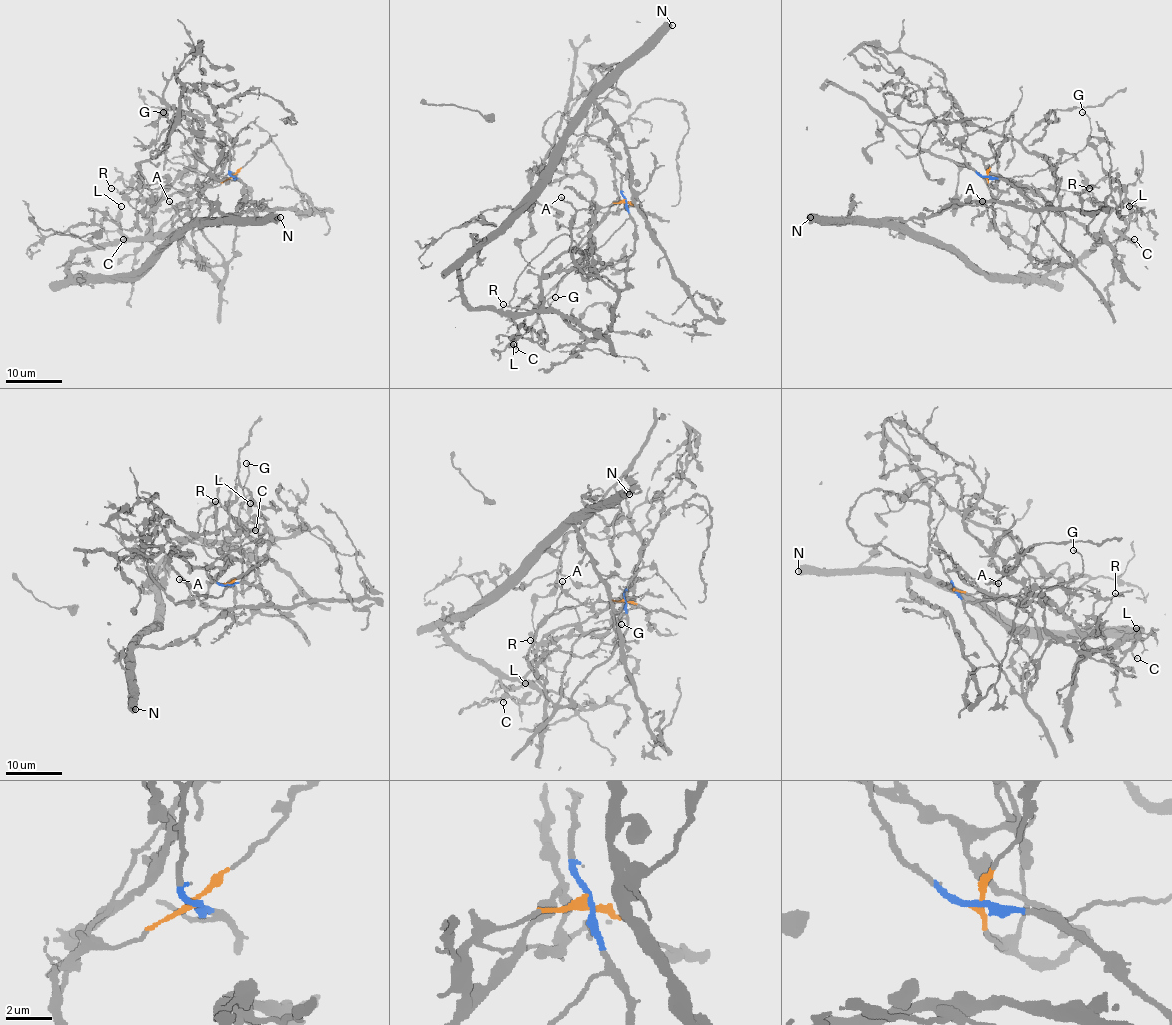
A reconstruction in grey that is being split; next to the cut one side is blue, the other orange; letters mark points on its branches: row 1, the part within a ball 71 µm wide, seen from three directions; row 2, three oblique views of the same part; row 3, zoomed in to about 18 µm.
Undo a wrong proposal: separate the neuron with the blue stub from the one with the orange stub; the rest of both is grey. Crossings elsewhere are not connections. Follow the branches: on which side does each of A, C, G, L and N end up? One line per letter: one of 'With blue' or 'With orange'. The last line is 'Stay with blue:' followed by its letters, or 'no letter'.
A: With blue
C: With orange
G: With blue
L: With orange
N: With orange
Stay with blue: A, G

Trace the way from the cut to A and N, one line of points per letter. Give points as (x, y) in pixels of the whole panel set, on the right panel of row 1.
A: (986, 177), (1010, 182), (1073, 261), (1069, 266), (1035, 260), (1013, 246), (981, 201)
N: (986, 177), (1075, 218), (1093, 247), (1047, 274), (990, 276), (885, 222), (810, 218)

